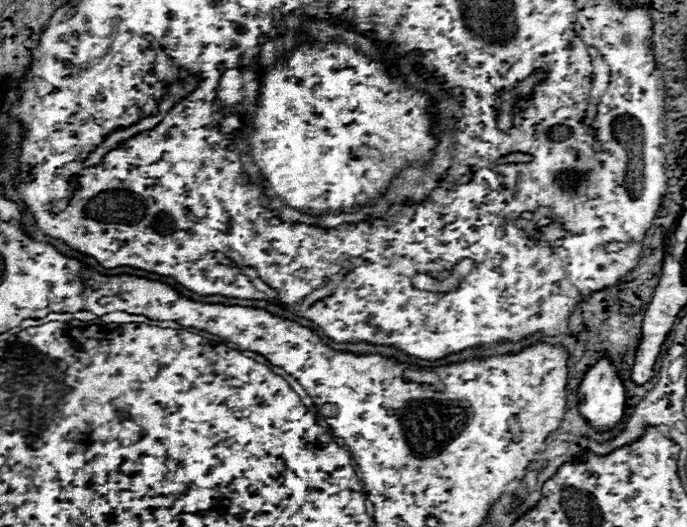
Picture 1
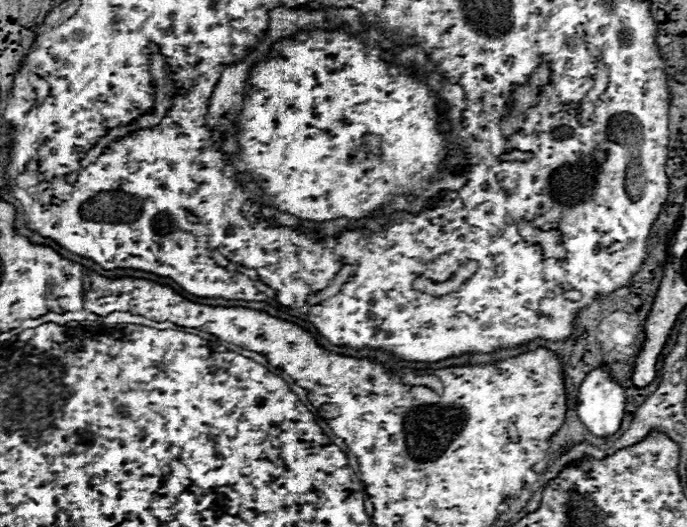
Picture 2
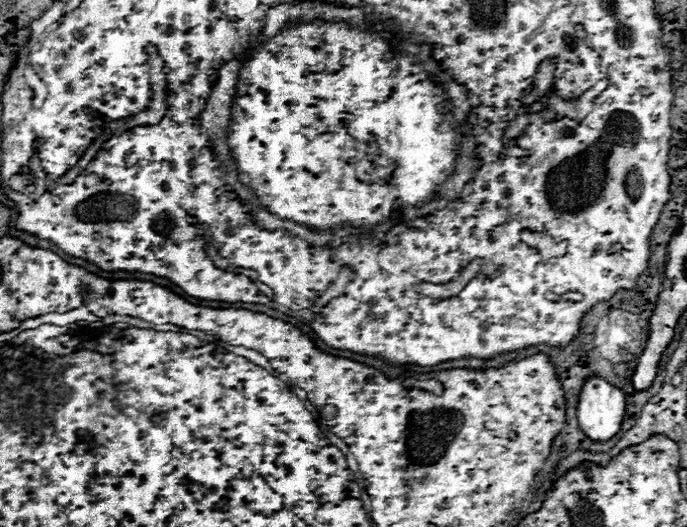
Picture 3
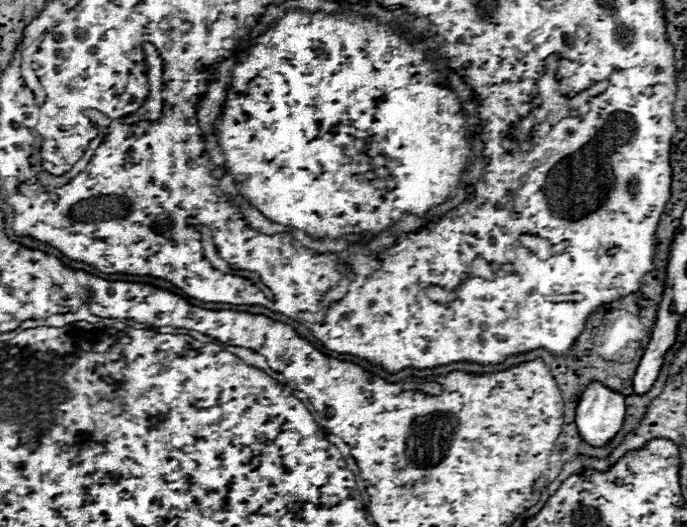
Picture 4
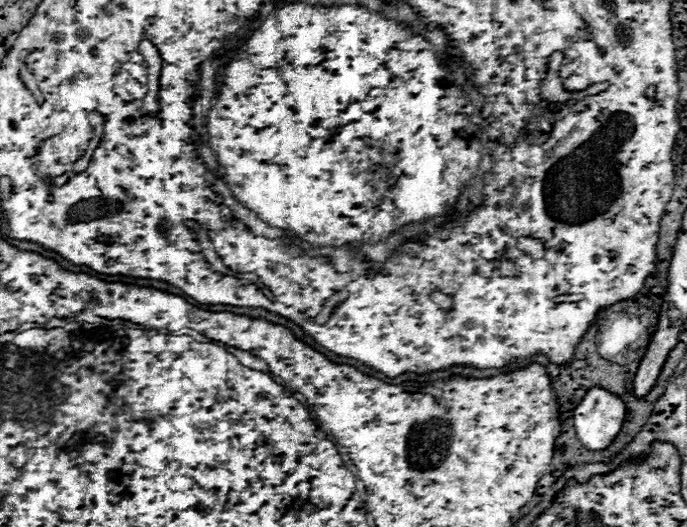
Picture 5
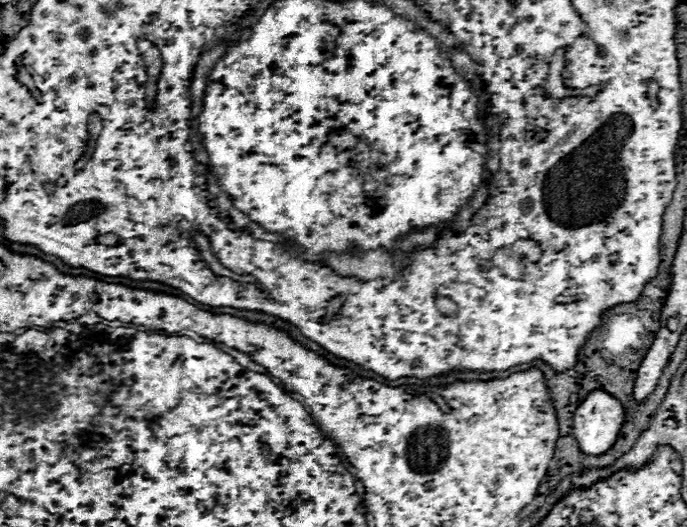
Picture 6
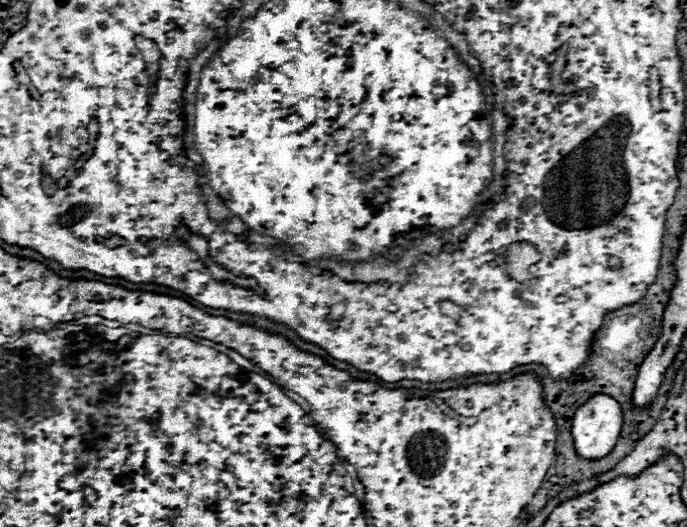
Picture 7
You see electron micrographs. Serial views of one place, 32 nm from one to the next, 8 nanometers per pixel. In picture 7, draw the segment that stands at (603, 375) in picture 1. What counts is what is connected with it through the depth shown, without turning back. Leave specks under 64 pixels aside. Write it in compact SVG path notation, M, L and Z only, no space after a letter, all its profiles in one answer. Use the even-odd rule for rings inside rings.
M592 396L572 420L572 440L578 458L600 460L612 452L622 428L620 404L606 396Z

